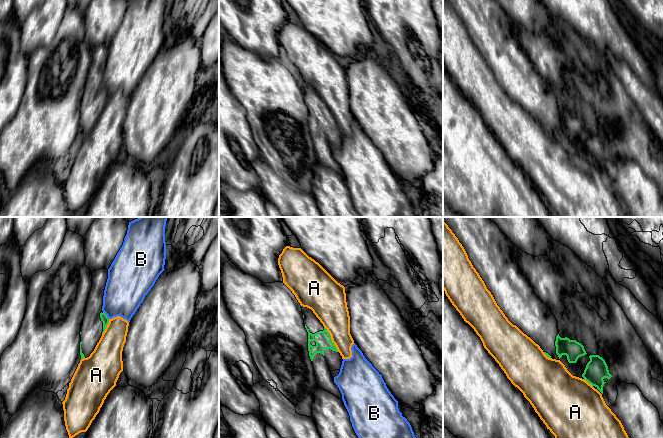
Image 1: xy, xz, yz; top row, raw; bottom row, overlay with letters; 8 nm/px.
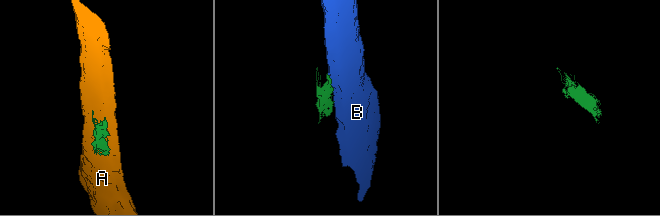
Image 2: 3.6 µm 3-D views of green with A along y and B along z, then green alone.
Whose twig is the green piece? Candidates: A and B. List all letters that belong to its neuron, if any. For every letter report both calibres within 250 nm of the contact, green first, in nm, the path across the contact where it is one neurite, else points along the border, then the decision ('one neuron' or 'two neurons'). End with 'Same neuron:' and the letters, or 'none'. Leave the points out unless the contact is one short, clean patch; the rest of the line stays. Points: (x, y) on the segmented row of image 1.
A: calibres 130 and 260 nm; two neurons
B: calibres 60 and 320 nm; border xy (103, 311), (109, 318); two neurons
Same neuron: none

